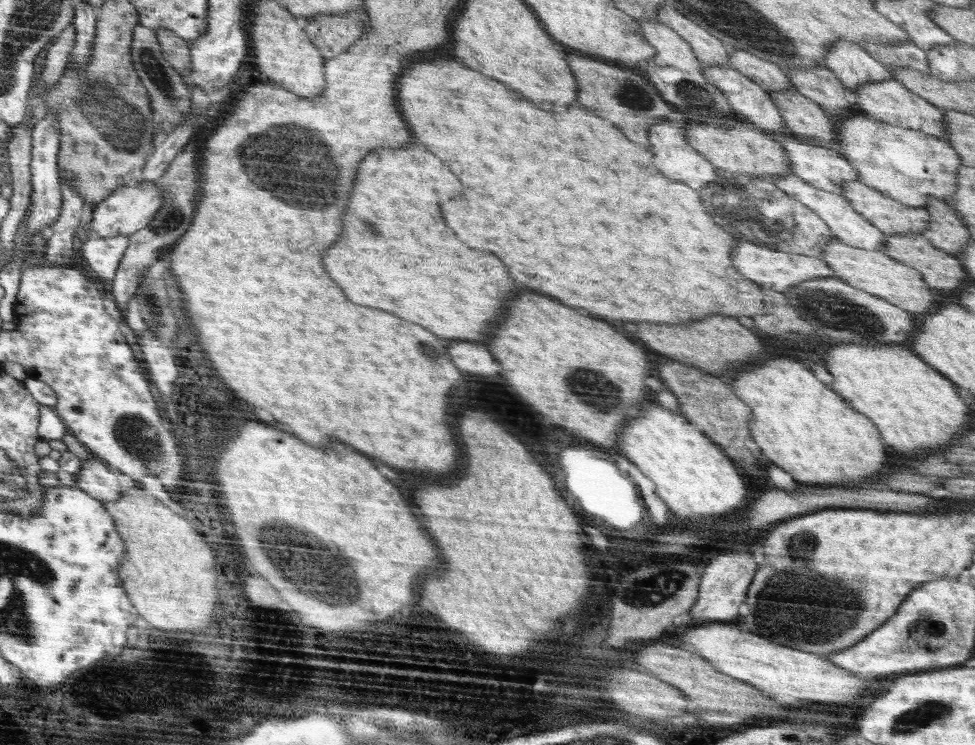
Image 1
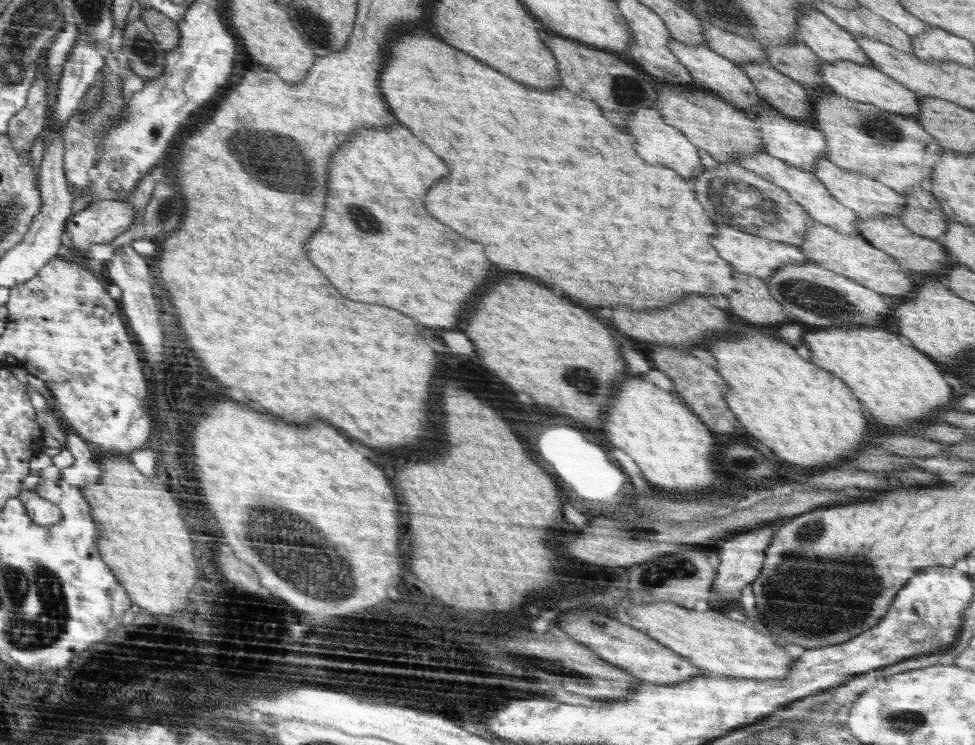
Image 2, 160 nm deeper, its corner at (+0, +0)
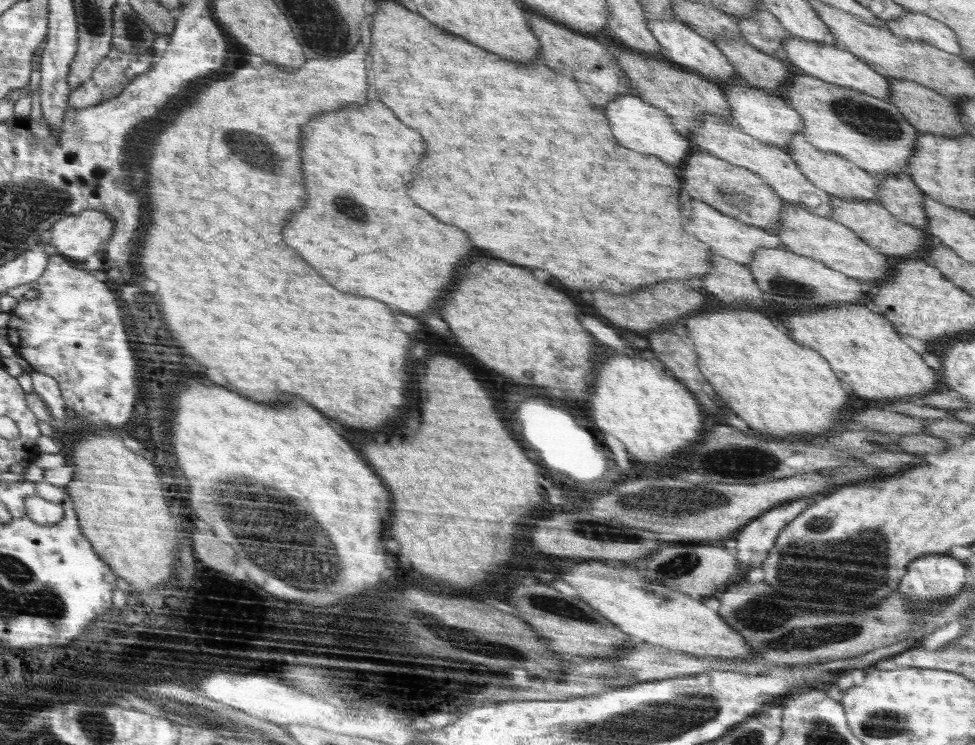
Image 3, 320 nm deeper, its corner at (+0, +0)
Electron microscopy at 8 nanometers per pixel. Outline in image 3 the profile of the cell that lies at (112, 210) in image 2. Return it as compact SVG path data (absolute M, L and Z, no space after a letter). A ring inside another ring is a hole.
M90 209L64 217L48 231L47 242L55 246L58 255L84 262L94 254L100 242L109 240L115 222L103 209Z

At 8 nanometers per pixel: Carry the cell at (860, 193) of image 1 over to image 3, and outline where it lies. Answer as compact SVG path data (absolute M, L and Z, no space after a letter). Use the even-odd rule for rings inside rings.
M794 133L787 146L789 155L798 165L802 174L814 183L814 186L824 189L828 194L841 199L862 199L863 201L876 201L875 192L878 189L878 177L870 174L867 170L856 166L853 162L842 158L836 153L824 152L812 146L805 136L800 133Z

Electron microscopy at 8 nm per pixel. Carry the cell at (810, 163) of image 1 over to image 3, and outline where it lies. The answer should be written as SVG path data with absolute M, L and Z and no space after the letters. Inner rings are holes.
M742 80L736 84L728 83L720 85L720 87L725 100L730 105L733 120L746 134L753 136L760 142L780 147L789 154L787 146L794 133L802 132L803 120L781 95L752 87Z

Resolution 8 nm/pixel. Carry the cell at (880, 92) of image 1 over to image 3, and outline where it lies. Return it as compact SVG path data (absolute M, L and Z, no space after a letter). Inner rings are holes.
M792 35L786 42L783 42L783 52L789 64L797 66L800 70L804 70L806 74L835 85L859 90L876 98L889 100L891 90L888 77L878 74L865 62L862 62L857 56L854 56L844 48L818 42L810 42L810 40L802 40L802 38Z

